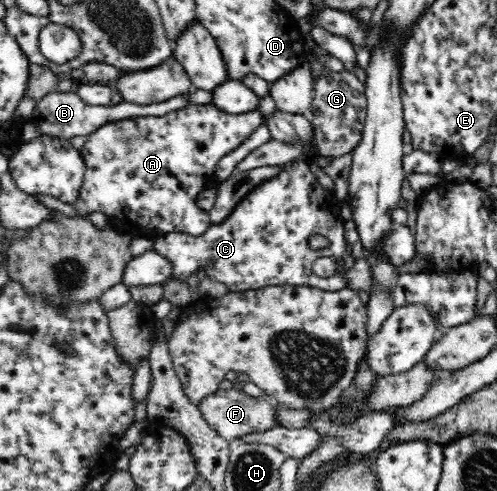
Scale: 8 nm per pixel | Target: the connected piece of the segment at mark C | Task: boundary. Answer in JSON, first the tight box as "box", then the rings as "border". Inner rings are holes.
{"box":[153,158,349,292],"border":[[[305,158],[286,163],[279,176],[255,186],[225,222],[212,224],[201,236],[169,232],[154,237],[153,251],[165,257],[170,267],[169,275],[161,282],[162,287],[172,278],[187,282],[202,267],[207,269],[207,276],[217,279],[233,292],[289,285],[331,292],[347,287],[343,256],[349,254],[349,245],[344,234],[346,220],[341,217],[338,207],[339,193],[325,189],[309,164]],[[312,235],[327,238],[329,246],[313,250],[308,240]],[[325,257],[335,259],[341,269],[331,278],[313,273],[313,264]]]}

